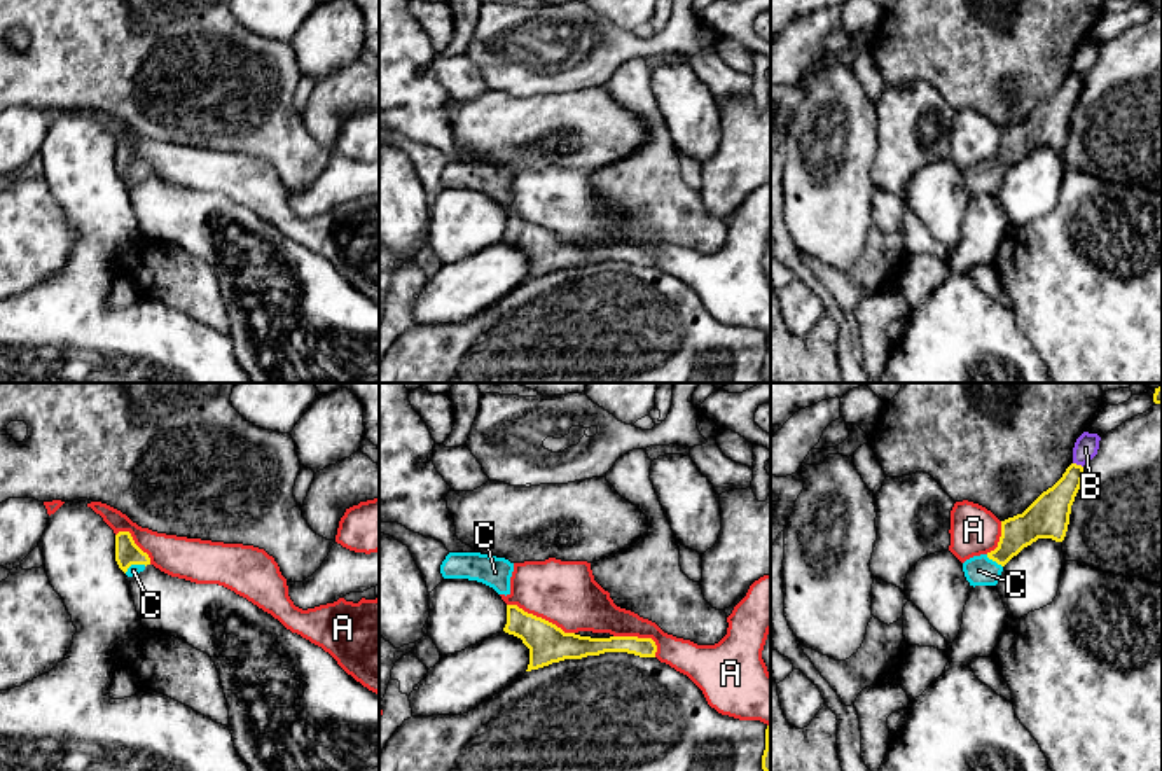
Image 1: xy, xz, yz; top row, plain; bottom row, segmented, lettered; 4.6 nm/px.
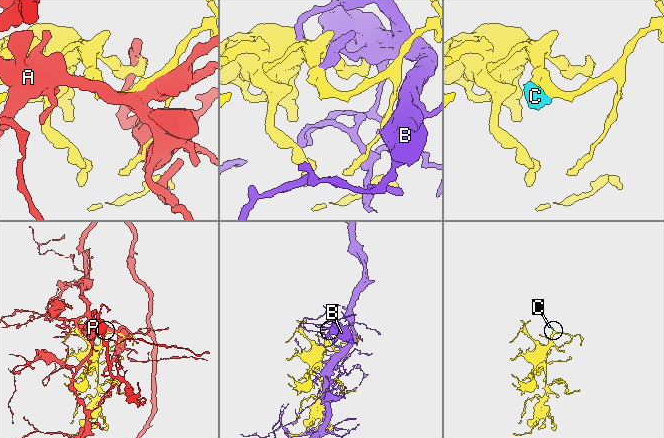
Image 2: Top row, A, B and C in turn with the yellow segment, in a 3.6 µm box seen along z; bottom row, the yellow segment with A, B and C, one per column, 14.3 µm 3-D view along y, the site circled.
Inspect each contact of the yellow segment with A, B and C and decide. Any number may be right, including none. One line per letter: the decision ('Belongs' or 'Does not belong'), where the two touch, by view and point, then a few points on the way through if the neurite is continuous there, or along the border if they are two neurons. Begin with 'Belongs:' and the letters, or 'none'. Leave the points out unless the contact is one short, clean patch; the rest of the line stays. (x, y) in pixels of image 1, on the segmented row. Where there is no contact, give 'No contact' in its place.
Belongs: C
A: Does not belong. Touches yellow at xz (540, 618)
B: Does not belong. Touches yellow at yz (1078, 465)
C: Belongs. Touches yellow at yz (995, 560). Path across: yz (1017, 532), (995, 560), (984, 570), (979, 570)

